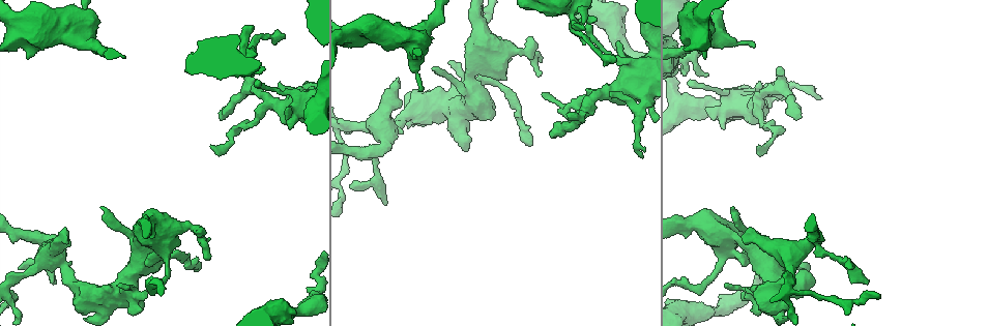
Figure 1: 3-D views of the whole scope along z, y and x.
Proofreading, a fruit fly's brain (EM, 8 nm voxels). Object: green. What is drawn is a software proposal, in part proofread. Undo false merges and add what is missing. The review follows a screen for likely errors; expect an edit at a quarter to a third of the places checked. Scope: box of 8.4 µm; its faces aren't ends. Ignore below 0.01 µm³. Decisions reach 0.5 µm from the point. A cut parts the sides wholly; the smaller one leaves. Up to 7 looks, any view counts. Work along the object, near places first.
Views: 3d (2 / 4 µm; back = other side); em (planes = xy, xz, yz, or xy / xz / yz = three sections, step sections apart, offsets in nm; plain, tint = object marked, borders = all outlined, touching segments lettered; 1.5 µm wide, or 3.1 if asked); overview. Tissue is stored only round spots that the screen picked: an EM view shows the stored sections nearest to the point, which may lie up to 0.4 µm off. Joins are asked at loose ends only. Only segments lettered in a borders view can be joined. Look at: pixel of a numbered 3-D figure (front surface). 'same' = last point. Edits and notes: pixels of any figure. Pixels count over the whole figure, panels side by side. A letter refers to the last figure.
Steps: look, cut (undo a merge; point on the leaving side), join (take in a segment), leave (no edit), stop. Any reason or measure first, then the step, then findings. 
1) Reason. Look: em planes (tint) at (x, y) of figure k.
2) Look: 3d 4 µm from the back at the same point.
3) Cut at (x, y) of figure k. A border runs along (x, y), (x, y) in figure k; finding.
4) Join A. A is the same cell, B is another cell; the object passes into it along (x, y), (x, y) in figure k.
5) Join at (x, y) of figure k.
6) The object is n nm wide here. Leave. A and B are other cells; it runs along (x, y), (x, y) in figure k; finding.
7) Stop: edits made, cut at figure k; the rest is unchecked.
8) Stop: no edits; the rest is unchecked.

Branch stops here. Look: 3d 4 µm at (432, 70) of figure 1.

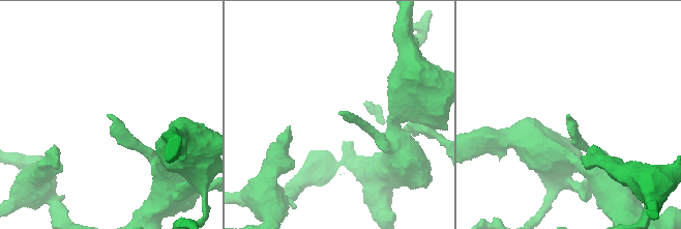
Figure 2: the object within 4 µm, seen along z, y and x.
Look: em xz step 8 (plain) at (567, 115) of figure 2.

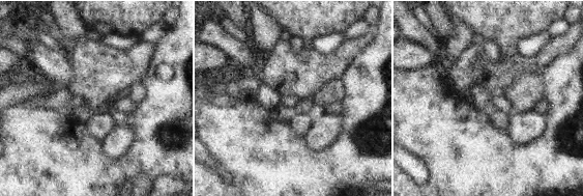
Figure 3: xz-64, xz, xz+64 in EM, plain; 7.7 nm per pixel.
Look: em xz step 8 (borders) at the same point.

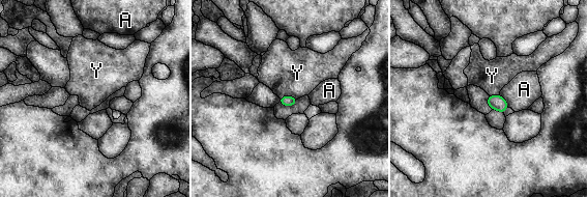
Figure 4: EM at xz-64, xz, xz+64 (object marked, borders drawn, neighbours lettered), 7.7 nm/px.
Leave. A and Y are other cells; a border runs along (297, 97), (283, 95), (280, 99) in figure 4; none of them fits.

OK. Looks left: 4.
An open end. Look: 3d 4 µm at (683, 68) of figure 1.

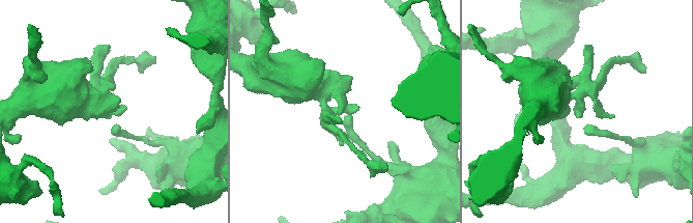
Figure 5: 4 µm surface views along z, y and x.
Look: em xy step 8 (borders) at (578, 109) of figure 5.

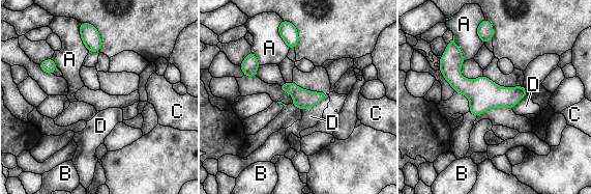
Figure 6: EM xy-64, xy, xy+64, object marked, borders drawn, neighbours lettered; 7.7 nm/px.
Another direction. Look: em planes (borders) at the same point.

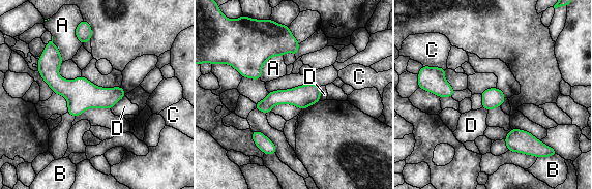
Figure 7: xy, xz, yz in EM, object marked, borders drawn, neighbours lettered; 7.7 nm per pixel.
The object is 160 nm wide here. Leave. A, B, C and D are other cells; a border runs along (124, 95), (110, 108) in figure 7; none of them fits.

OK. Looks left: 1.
Stop: no edits; the rest is unchecked.

